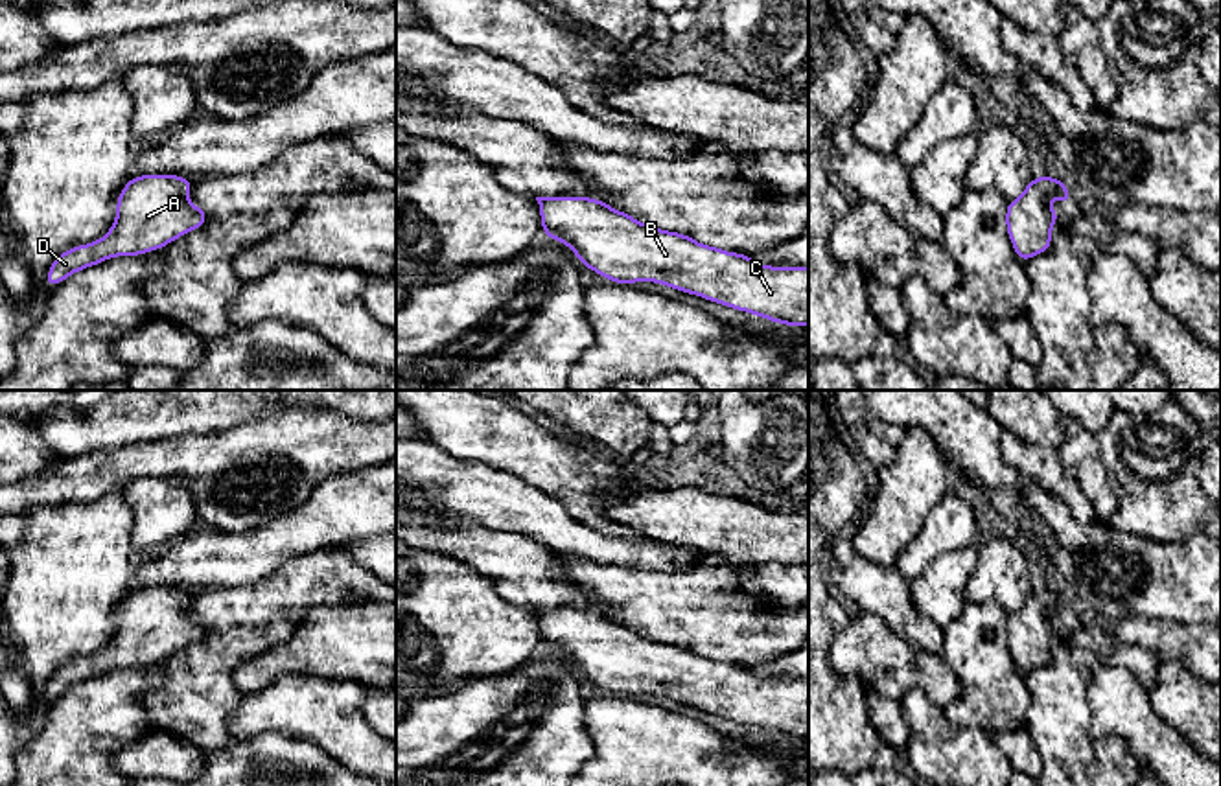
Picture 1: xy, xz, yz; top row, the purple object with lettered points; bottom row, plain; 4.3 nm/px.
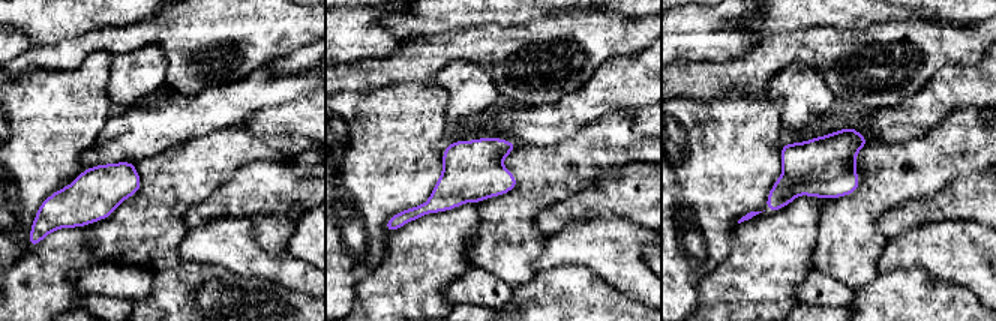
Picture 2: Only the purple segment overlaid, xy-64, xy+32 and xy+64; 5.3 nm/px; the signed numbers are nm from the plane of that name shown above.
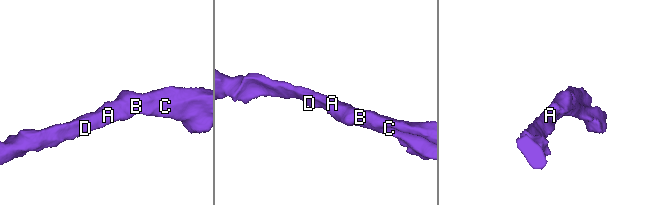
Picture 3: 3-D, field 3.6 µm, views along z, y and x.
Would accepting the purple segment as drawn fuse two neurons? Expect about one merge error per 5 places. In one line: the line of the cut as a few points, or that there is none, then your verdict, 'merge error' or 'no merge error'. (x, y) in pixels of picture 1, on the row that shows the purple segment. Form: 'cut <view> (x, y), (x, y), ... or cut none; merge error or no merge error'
cut none; no merge error

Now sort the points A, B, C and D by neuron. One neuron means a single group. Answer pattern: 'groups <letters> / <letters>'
groups A B C D

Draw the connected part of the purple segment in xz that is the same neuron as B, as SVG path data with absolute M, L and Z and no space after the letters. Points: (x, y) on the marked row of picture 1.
M536 197L536 201L543 236L567 245L580 265L613 283L656 282L770 322L808 326L808 267L761 265L751 256L702 245L685 234L641 223L591 197Z

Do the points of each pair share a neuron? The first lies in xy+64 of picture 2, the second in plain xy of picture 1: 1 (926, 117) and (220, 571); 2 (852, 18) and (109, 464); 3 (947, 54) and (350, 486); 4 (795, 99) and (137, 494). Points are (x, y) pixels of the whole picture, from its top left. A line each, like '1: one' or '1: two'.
1: one
2: two
3: two
4: one

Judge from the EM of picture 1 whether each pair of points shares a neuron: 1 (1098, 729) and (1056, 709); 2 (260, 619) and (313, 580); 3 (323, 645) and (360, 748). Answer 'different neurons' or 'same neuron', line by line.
1: different neurons
2: same neuron
3: different neurons

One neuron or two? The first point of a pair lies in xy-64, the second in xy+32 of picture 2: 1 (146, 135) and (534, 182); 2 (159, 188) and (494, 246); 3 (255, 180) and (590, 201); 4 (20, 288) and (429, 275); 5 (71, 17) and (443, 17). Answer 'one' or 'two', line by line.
1: two
2: one
3: one
4: one
5: one

